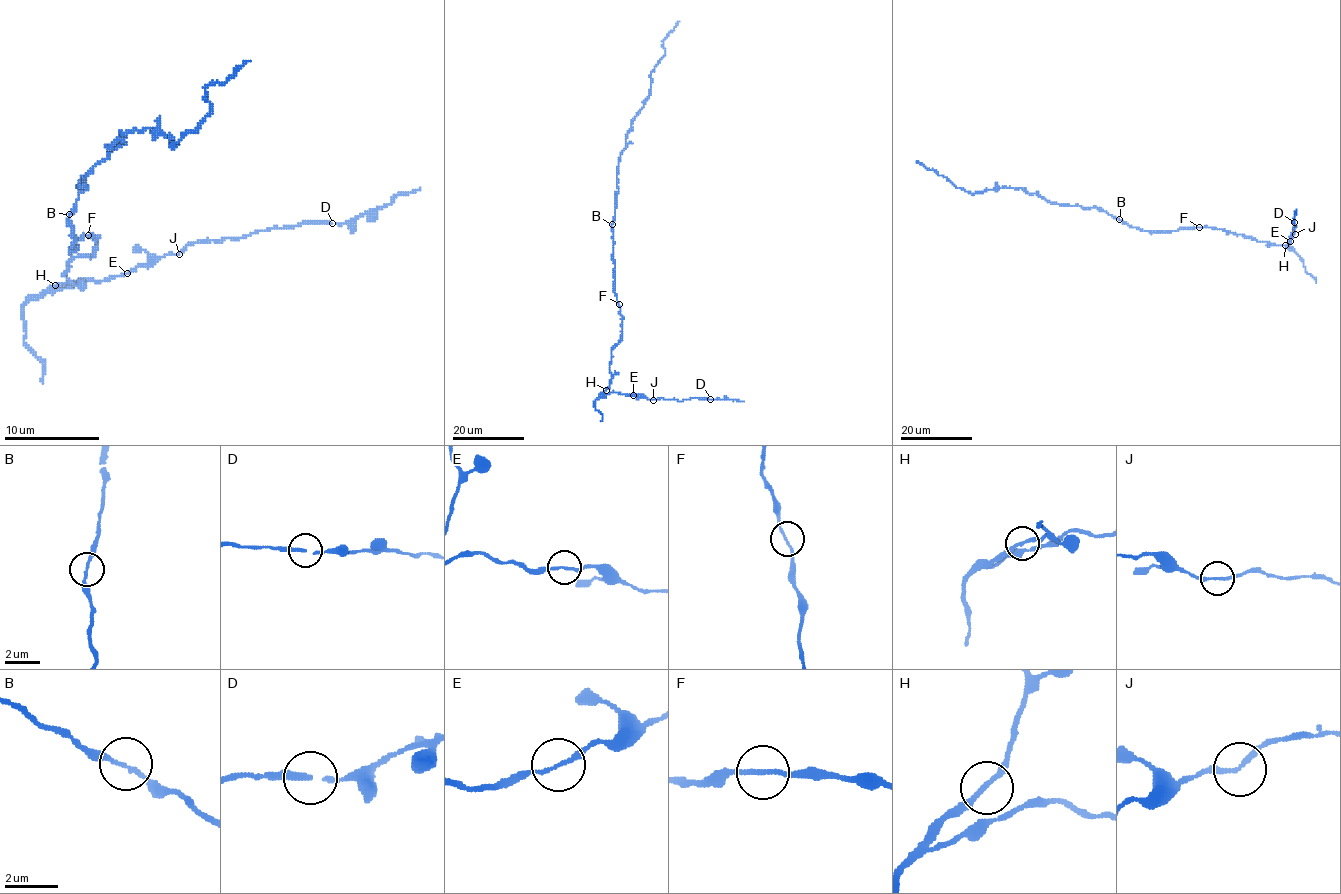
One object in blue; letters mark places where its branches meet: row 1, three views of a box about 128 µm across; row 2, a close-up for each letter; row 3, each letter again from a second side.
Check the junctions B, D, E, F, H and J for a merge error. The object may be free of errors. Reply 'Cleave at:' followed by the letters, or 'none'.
Cleave at: none

